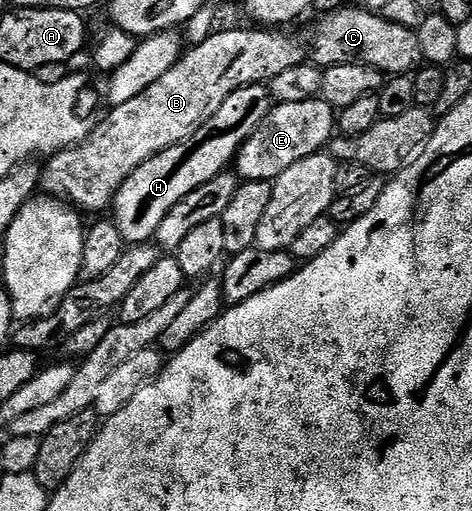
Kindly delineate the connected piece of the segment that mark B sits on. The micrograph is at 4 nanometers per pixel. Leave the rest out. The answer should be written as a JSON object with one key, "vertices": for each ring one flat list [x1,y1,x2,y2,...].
{"vertices":[[236,28,233,32,213,31,206,42,191,45,181,55,180,61,154,86,146,86,138,98,130,98,130,102,122,102,111,109,112,113,101,122,100,125,93,127,83,144,73,144,70,148,65,148,62,152,57,152,47,157,40,173,40,188,47,195,65,201,81,213,100,212,111,209,112,199,118,194,122,182,142,166,150,158,162,154,162,150,170,150,170,146,178,146,178,142,186,142,214,114,218,114,218,109,234,90,242,90,251,84,267,85,282,70,290,70,290,66,298,66,305,63,306,48,299,44,292,36,287,36,284,30,252,30,256,32,243,32]]}

